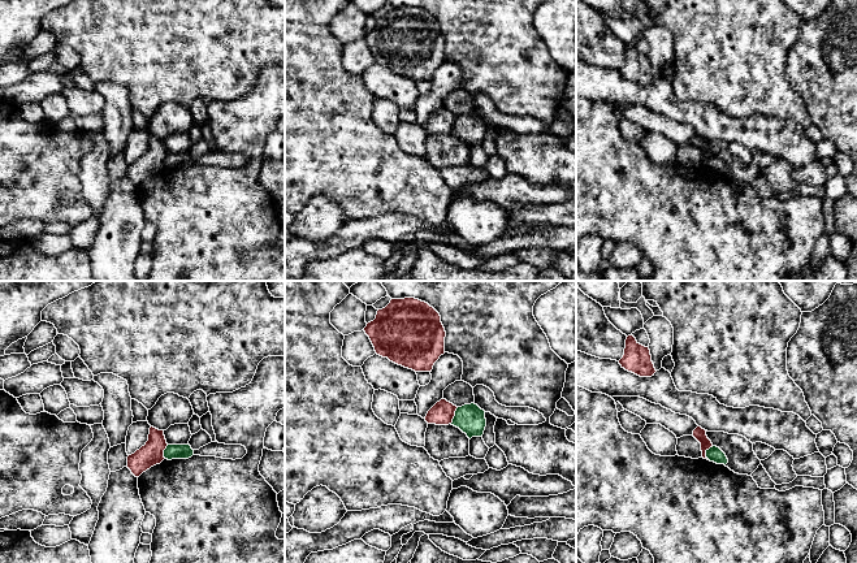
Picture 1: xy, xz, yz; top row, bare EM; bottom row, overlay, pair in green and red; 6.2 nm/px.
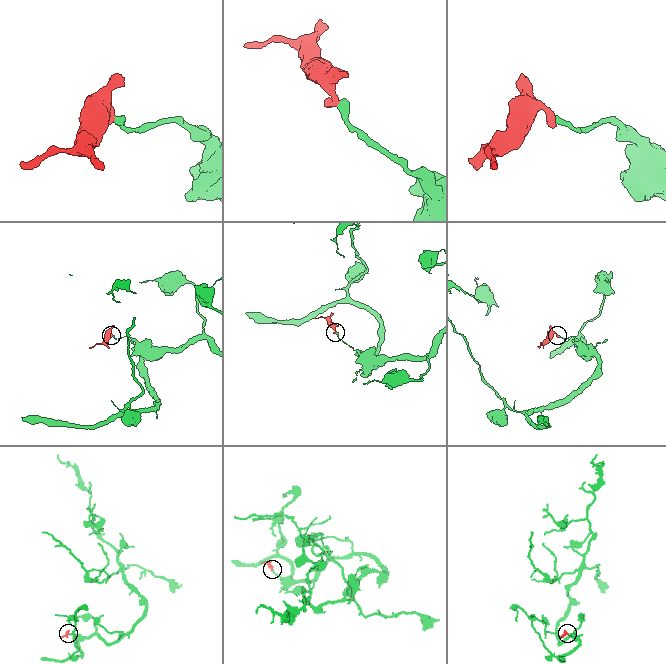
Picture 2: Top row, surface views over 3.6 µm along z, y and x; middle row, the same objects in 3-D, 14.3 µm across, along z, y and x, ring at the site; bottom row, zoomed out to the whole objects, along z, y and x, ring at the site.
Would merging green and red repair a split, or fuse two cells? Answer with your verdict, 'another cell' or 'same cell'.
another cell

